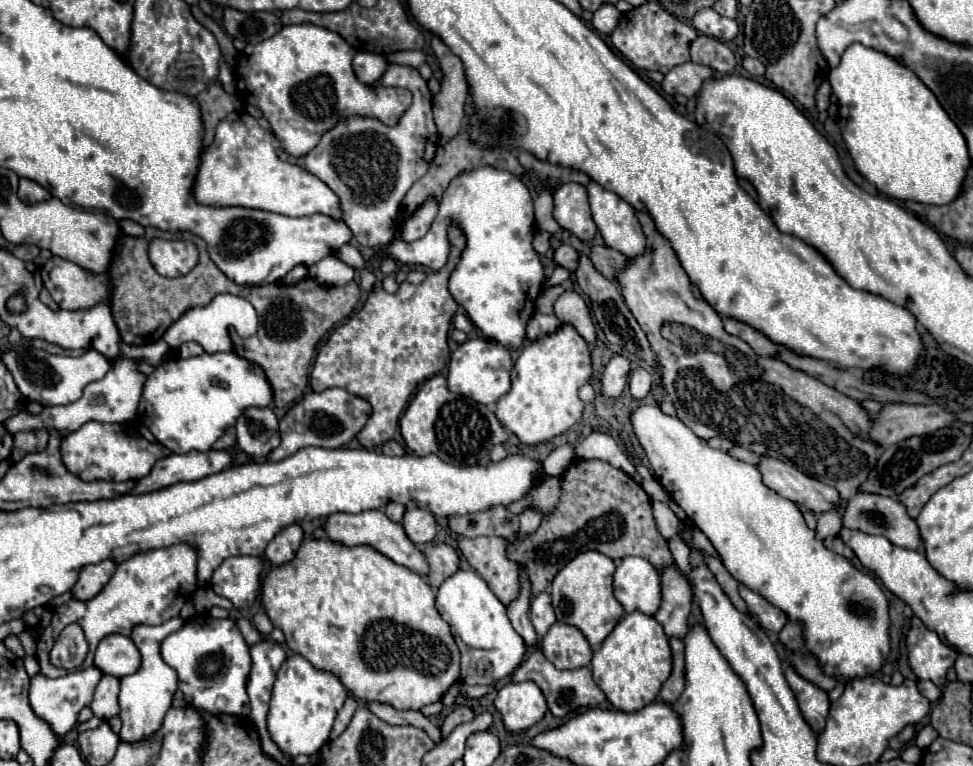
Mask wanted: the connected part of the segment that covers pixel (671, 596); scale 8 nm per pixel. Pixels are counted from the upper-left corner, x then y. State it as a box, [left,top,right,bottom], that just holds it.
[654,569,692,639]

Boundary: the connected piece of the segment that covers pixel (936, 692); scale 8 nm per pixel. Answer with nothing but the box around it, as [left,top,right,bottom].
[918,681,940,703]

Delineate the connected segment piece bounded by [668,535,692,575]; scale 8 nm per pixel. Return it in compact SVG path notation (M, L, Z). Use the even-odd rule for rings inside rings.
M675 535L672 539L668 539L668 547L672 551L672 557L674 557L676 565L682 569L684 575L688 575L688 571L692 567L690 565L690 549L688 549L688 545L678 535Z

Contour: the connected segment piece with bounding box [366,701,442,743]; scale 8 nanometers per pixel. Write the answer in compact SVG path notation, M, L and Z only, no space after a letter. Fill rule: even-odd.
M366 701L366 707L378 715L382 721L390 723L390 725L412 725L412 727L418 727L422 731L428 733L428 737L434 741L434 743L440 743L442 741L442 733L440 729L430 723L428 717L424 717L422 713L418 711L398 711L386 703L376 703L376 701Z

